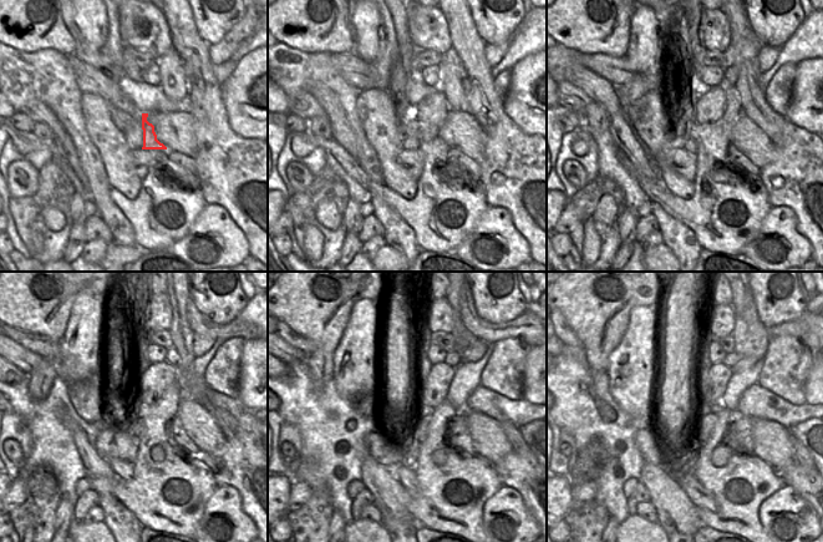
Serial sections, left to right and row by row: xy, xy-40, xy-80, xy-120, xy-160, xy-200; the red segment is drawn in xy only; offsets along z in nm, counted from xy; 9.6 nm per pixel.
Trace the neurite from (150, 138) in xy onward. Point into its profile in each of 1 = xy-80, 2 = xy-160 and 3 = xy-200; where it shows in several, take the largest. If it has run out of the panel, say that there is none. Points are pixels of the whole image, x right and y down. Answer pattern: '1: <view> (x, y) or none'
1: xy-80 (710, 109)
2: xy-160 (432, 391)
3: xy-200 (720, 374)

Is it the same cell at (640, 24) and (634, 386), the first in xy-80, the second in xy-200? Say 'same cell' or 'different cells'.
same cell

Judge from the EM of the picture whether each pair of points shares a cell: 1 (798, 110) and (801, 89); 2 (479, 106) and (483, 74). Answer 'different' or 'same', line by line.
1: same
2: different

